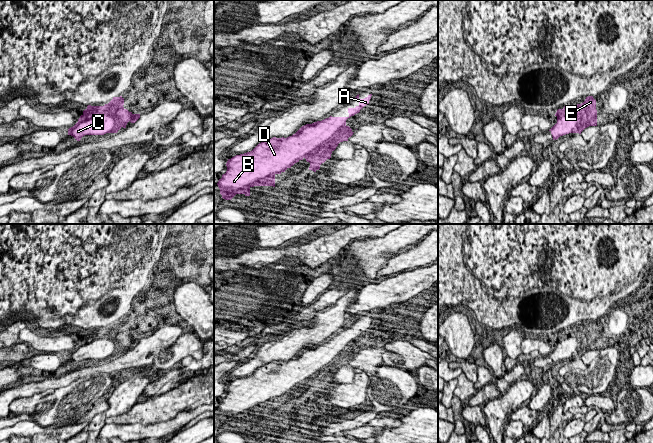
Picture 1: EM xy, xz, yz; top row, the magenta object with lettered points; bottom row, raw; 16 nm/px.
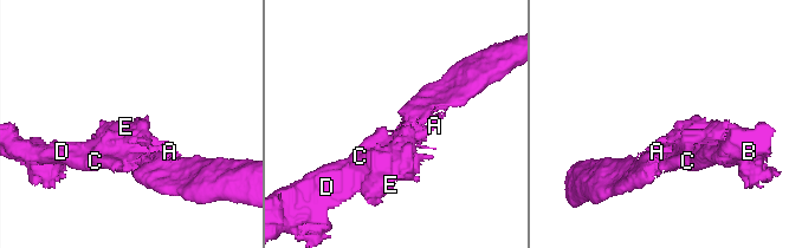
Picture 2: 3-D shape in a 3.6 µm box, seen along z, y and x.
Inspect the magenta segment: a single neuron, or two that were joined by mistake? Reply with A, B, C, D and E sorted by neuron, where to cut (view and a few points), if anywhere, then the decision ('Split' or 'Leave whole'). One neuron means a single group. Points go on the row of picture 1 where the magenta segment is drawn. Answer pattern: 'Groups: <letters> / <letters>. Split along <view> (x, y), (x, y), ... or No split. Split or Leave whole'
Groups: A B C D E. No split. Leave whole

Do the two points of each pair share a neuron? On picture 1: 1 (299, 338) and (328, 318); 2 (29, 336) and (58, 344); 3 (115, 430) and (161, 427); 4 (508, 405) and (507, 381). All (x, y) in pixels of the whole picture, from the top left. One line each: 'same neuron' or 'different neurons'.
1: same neuron
2: same neuron
3: same neuron
4: different neurons

